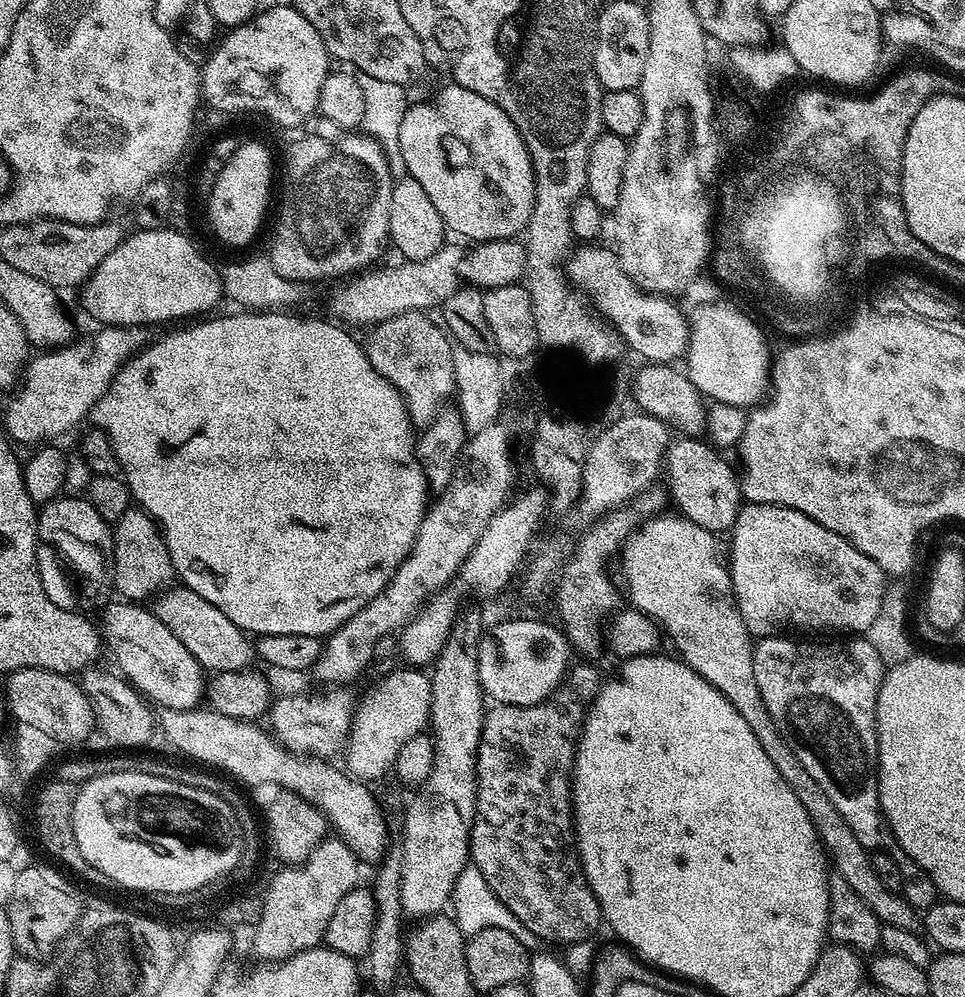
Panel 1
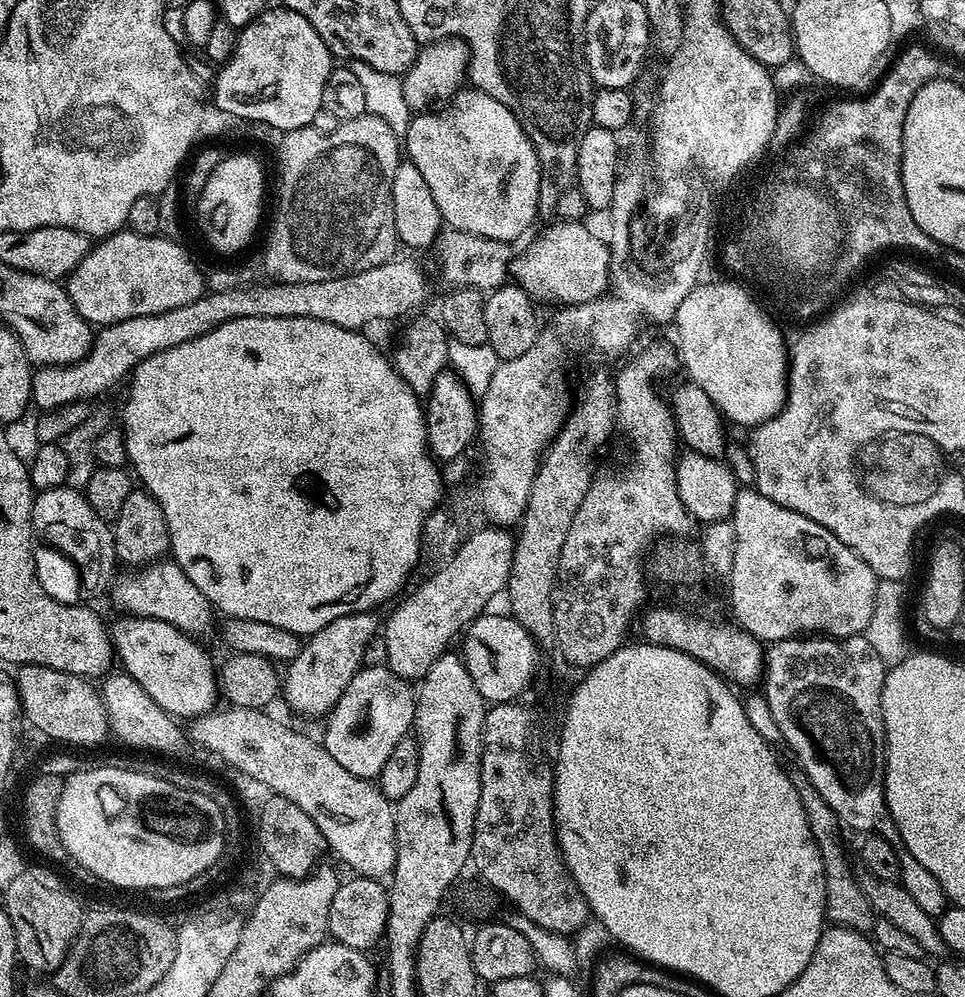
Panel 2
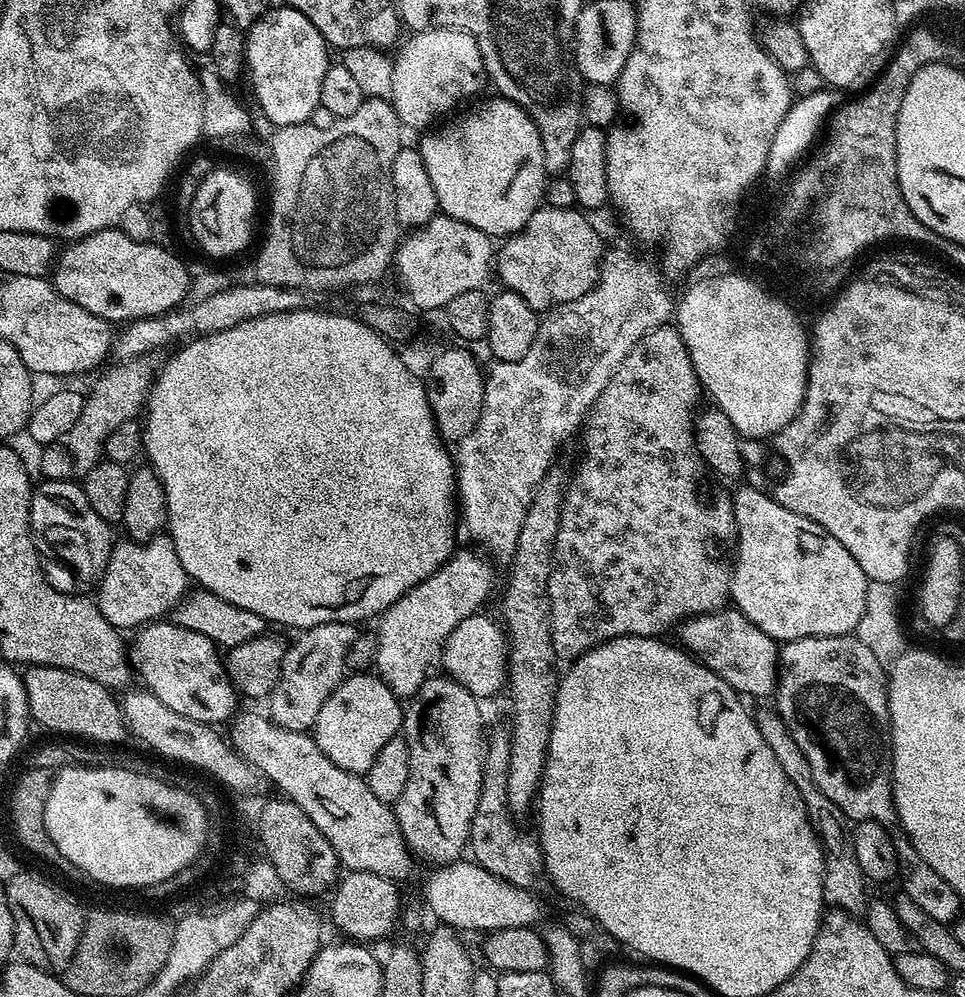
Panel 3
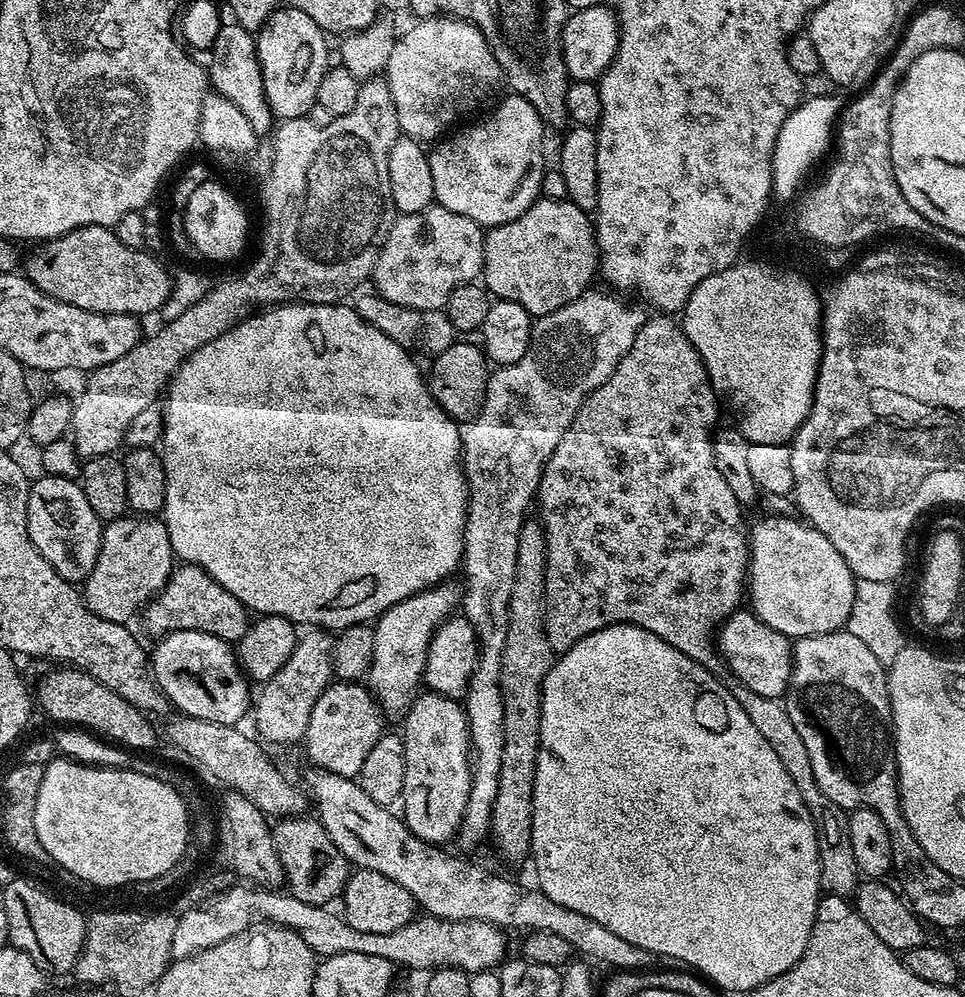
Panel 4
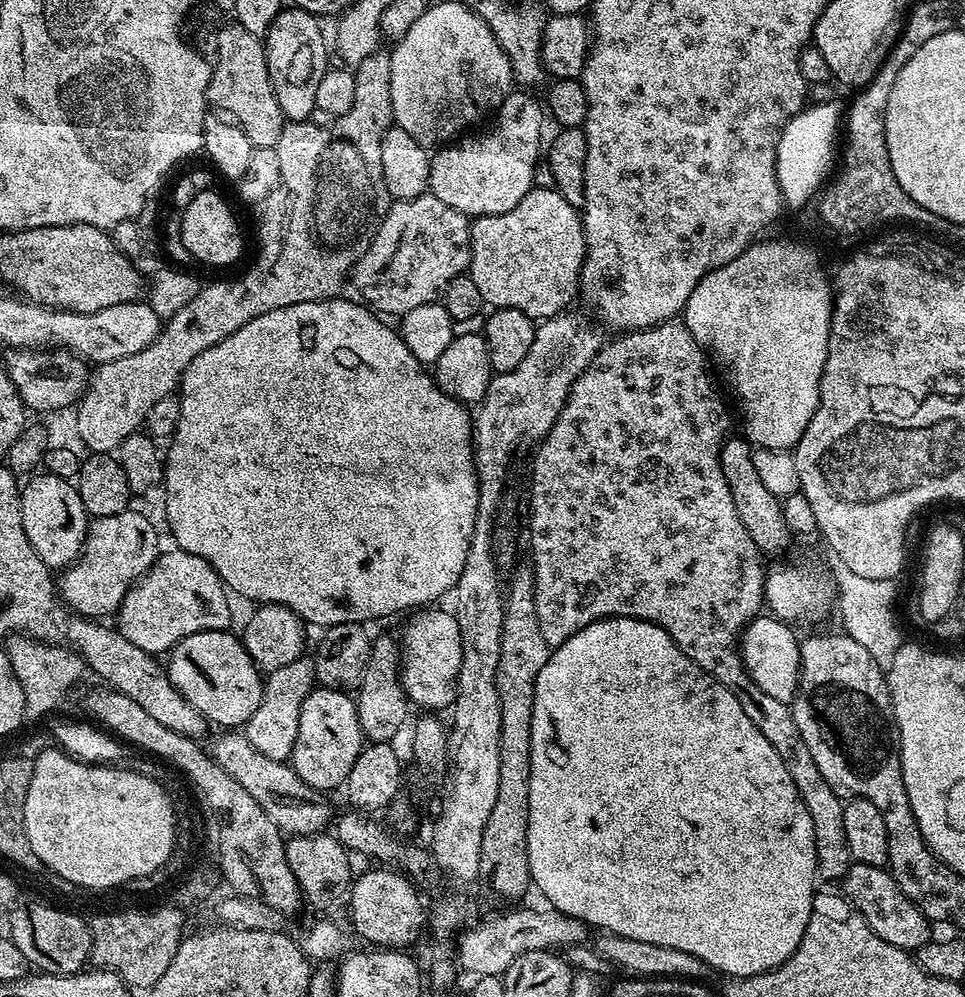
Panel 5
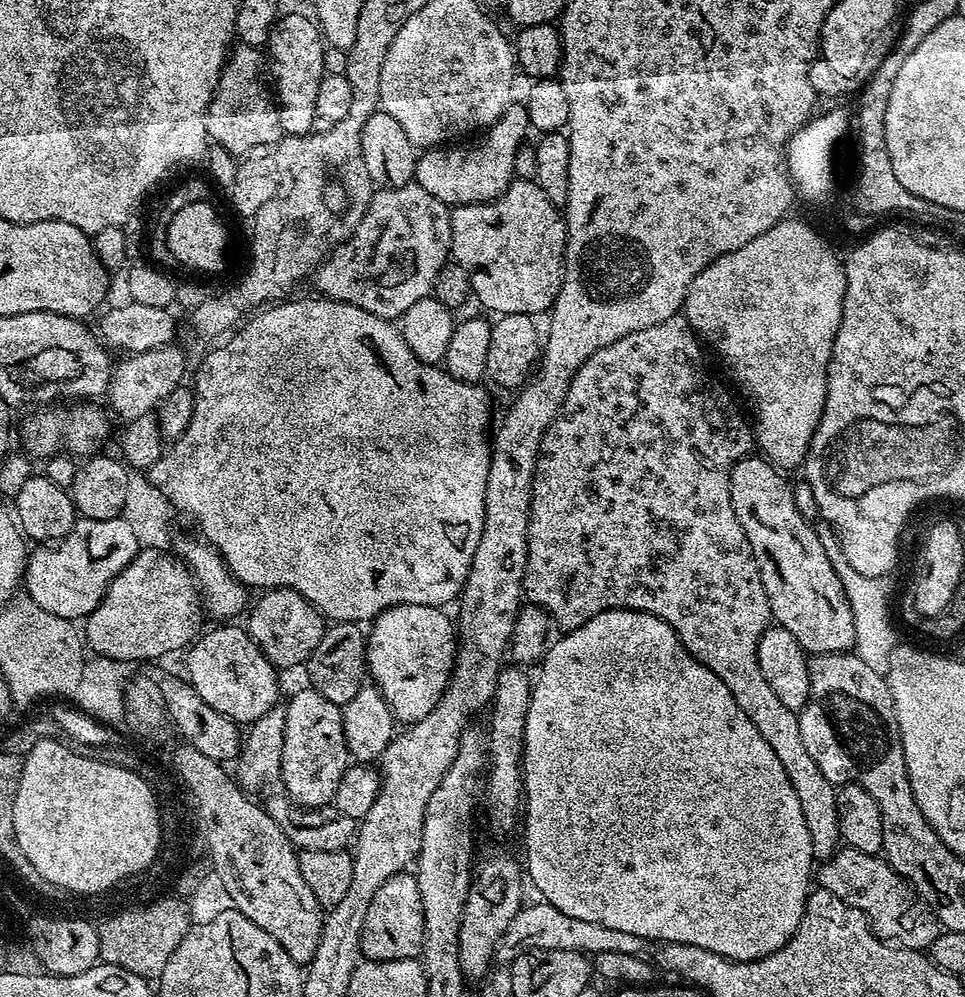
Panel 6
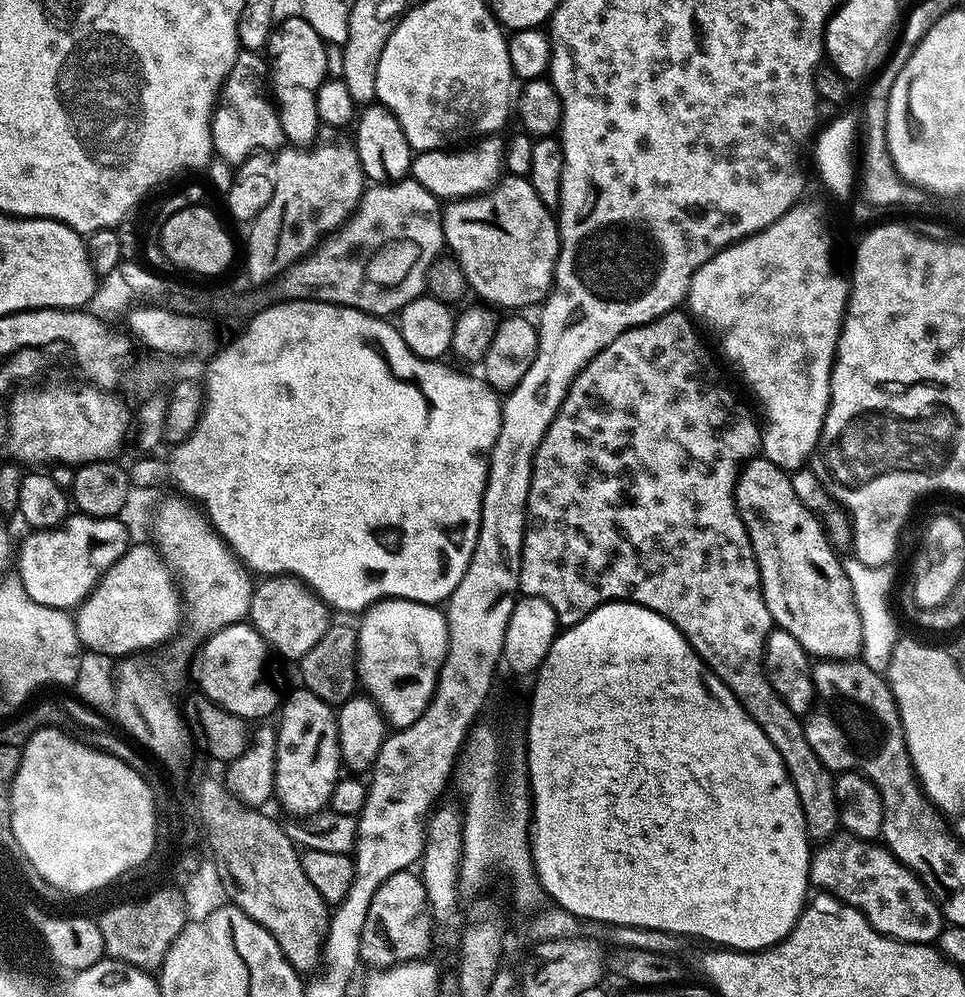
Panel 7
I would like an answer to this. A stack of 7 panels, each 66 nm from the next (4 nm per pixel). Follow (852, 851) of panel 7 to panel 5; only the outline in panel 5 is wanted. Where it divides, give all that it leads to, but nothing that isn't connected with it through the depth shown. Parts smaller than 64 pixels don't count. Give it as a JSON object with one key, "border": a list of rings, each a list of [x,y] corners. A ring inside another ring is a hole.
{"border":[[[853,863],[842,881],[843,895],[866,918],[870,930],[882,938],[882,942],[890,942],[890,946],[898,946],[905,950],[915,950],[933,939],[933,925],[915,902],[898,886],[891,871],[887,867],[879,868],[869,864]]]}

